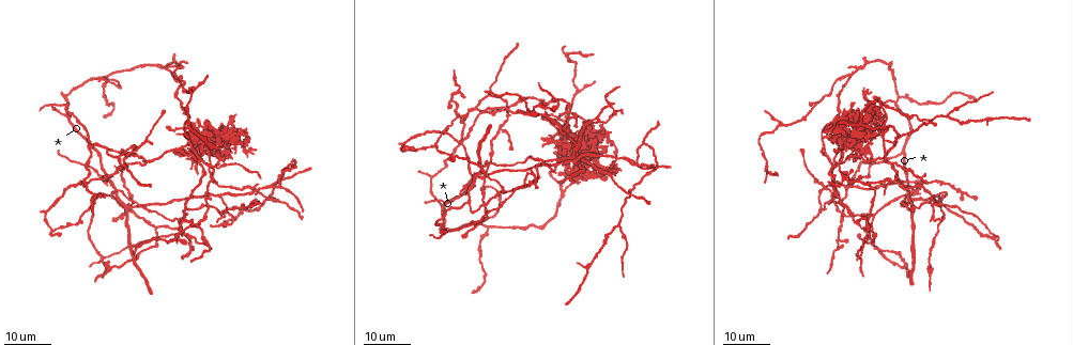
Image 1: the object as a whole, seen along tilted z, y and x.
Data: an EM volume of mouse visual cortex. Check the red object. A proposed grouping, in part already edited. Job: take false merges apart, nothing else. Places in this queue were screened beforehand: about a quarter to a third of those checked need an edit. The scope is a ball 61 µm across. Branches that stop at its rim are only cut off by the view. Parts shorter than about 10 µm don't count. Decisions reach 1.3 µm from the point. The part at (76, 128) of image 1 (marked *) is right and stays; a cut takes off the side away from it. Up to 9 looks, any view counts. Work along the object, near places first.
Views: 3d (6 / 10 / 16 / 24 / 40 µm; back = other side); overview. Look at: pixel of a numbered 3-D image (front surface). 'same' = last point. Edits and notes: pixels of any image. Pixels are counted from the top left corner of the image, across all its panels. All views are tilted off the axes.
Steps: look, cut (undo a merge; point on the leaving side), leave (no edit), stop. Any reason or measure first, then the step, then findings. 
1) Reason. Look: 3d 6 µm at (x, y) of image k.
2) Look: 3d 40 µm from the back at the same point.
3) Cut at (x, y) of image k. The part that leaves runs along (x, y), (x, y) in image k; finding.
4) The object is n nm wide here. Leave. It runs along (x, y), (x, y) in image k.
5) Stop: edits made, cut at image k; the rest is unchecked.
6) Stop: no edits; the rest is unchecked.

Thick turns thin. Look: 3d 16 µm at (839, 142) of image 1.

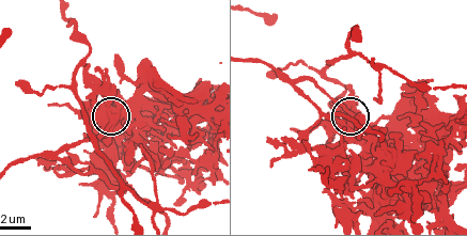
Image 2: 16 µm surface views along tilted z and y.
Look: 3d 6 µm at (347, 112) of image 2.

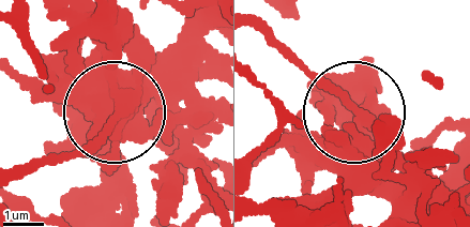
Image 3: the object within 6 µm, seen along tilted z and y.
Cut at (148, 84) of image 3. Two neurons meet here.

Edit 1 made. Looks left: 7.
Look: overview.

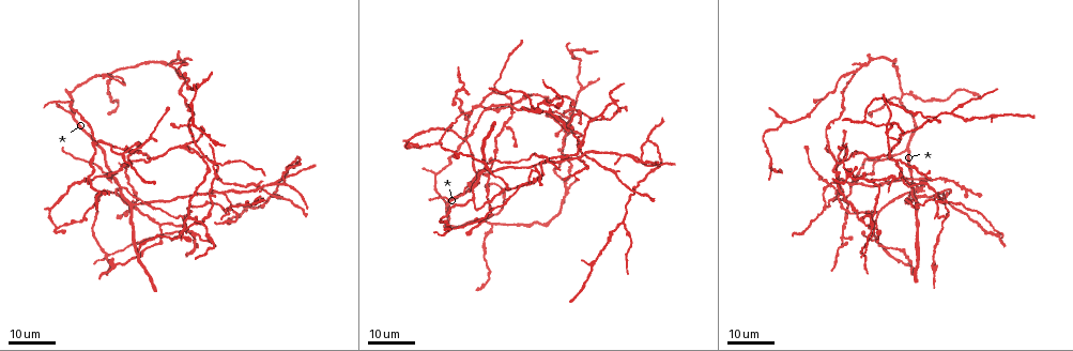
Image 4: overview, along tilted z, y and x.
Arms part here. Look: 3d 16 µm at (125, 152) of image 4.

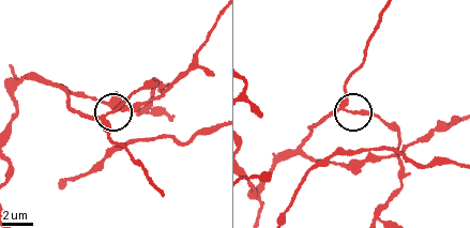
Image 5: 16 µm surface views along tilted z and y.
Look: 3d 6 µm at (104, 117) of image 5.

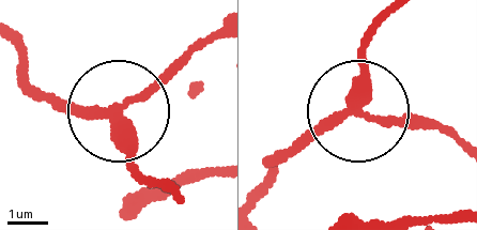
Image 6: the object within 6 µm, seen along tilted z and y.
Leave. It runs along (17, 50), (46, 91), (120, 111), (128, 171) in image 6; one neuron here.

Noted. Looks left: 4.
Branch point. Look: 3d 16 µm at (482, 104) of image 4.

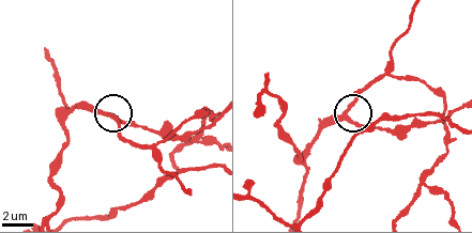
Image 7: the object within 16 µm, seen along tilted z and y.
Zoom in. Look: 3d 6 µm at (347, 118) of image 7.

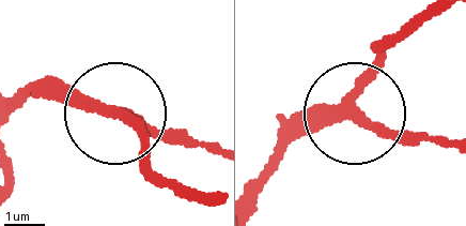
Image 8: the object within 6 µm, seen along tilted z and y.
From behind. Look: 3d 6 µm from the back at (114, 112) of image 8.

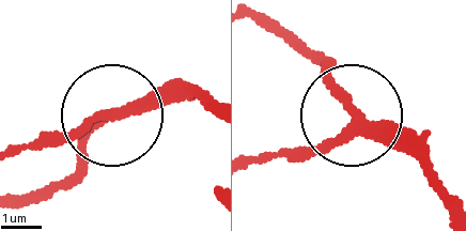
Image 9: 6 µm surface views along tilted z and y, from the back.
Leave. It runs along (450, 212), (410, 157), (356, 120), (270, 157) in image 9; one neuron here.

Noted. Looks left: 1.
Stop: edits made, cut at image 3; the rest is unchecked.

